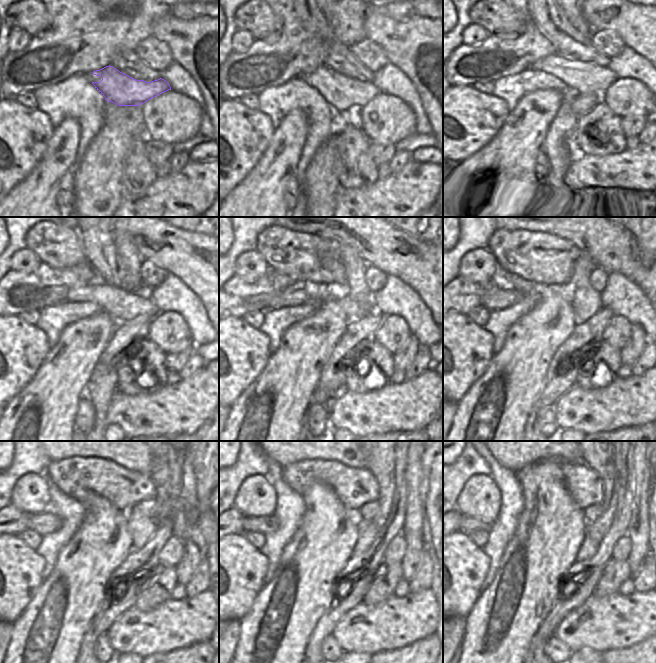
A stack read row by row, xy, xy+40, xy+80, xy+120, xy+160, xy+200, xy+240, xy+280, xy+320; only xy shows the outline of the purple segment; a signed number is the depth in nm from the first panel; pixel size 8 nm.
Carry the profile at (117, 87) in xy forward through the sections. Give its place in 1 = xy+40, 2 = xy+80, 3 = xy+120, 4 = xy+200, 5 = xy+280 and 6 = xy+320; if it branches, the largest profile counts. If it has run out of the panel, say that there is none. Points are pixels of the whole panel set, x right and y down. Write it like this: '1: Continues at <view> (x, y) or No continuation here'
1: Continues at xy+40 (342, 92)
2: Continues at xy+80 (578, 83)
3: Continues at xy+120 (123, 306)
4: Continues at xy+200 (494, 298)
5: Continues at xy+280 (264, 524)
6: Continues at xy+320 (467, 524)

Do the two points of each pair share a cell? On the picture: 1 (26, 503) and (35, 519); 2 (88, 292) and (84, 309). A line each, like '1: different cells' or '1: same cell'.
1: different cells
2: different cells

